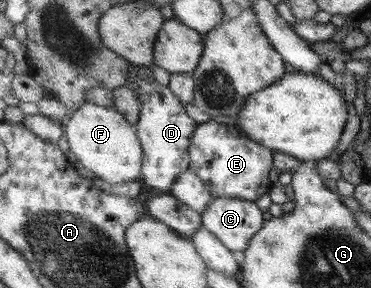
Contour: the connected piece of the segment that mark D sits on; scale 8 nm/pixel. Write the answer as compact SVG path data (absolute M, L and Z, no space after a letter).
M131 64L127 84L132 85L140 95L141 119L136 127L144 151L143 182L157 189L161 194L170 194L170 188L174 186L174 182L178 180L180 174L190 168L189 150L199 124L186 114L181 98L174 94L169 85L163 86L154 78L144 80L140 73L142 73L142 67Z

